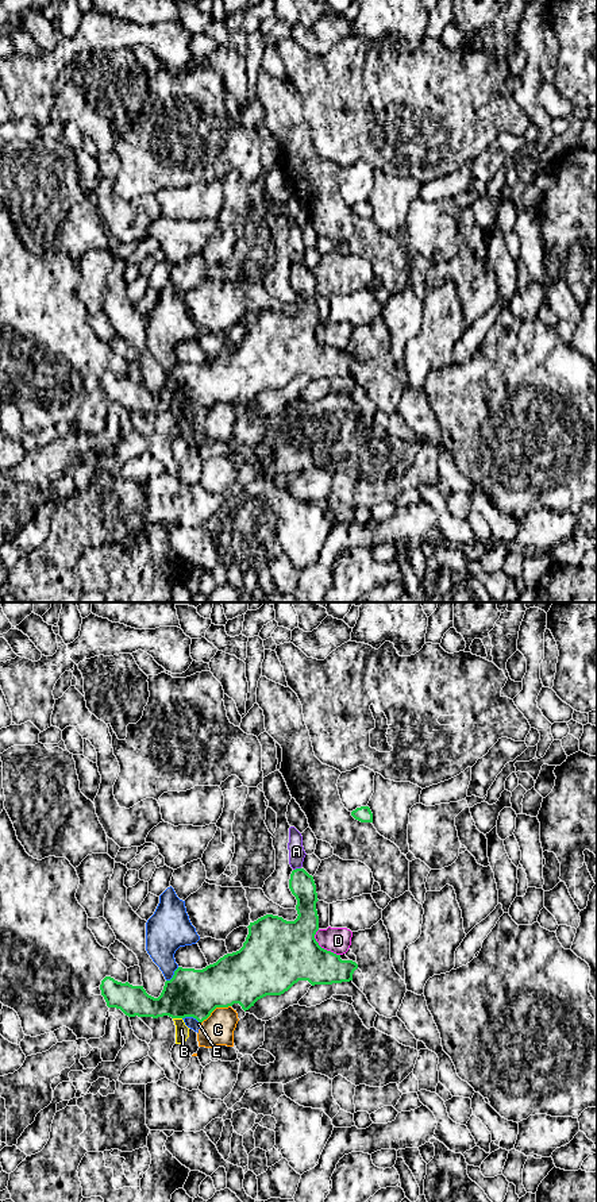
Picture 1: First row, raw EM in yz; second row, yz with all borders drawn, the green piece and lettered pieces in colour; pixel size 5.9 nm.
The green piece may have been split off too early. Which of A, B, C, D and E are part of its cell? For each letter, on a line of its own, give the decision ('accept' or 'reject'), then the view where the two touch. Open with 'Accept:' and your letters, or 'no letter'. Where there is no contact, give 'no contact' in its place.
Accept: no letter
A: reject | yz
B: reject | yz
C: reject | yz
D: reject | yz
E: reject | yz

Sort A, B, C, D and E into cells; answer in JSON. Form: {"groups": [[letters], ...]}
{"groups": [["A"], ["B", "E"], ["C"], ["D"]]}

